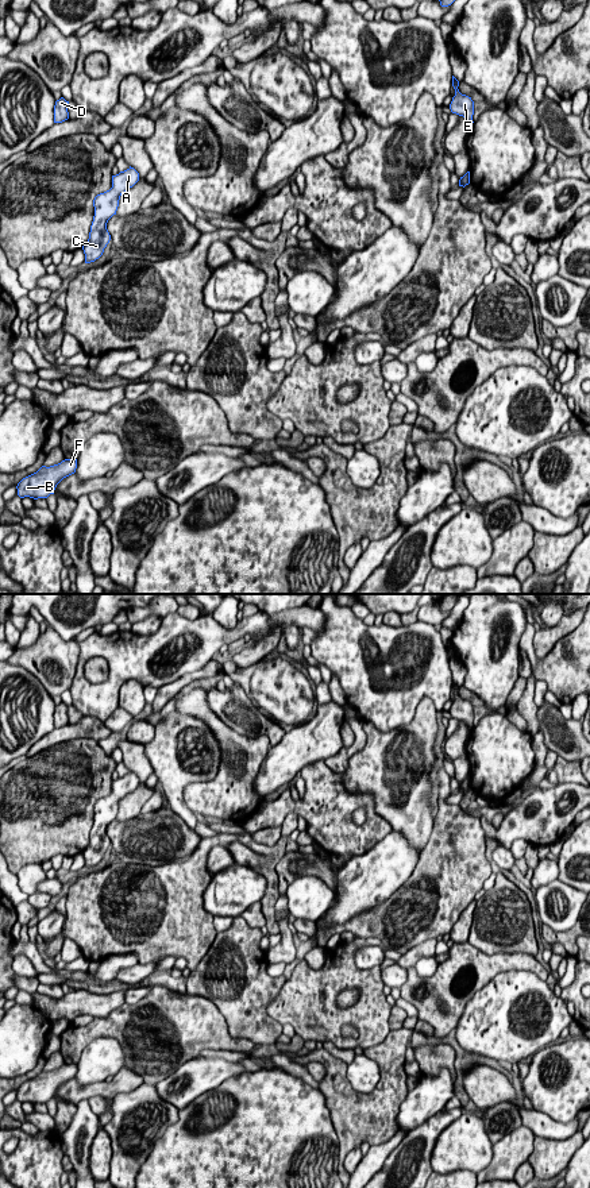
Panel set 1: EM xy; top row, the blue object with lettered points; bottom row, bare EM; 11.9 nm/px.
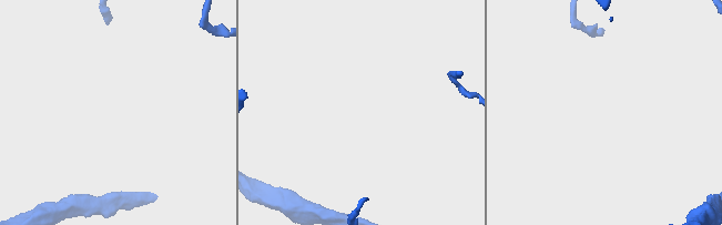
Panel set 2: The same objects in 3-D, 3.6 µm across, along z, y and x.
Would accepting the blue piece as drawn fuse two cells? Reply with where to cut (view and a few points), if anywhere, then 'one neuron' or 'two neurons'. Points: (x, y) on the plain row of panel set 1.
xy (459, 785), (463, 790) | two neurons

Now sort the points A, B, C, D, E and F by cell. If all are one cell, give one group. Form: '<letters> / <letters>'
A B C D F / E

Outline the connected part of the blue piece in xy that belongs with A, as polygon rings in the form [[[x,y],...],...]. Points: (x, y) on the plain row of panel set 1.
[[[128,772],[116,780],[112,780],[112,792],[100,798],[93,805],[95,821],[90,830],[89,844],[82,850],[85,868],[99,864],[111,845],[107,834],[108,825],[116,819],[120,801],[139,786],[139,778]]]

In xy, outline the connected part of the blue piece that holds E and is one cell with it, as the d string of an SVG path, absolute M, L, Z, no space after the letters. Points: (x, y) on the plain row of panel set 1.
M454 680L452 691L455 694L455 701L452 702L452 706L450 709L451 717L463 721L470 728L470 730L473 730L474 706L471 705L471 702L459 697L459 686Z

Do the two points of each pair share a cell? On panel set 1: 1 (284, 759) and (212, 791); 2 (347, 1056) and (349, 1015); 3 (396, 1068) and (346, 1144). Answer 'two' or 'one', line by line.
1: two
2: two
3: one

